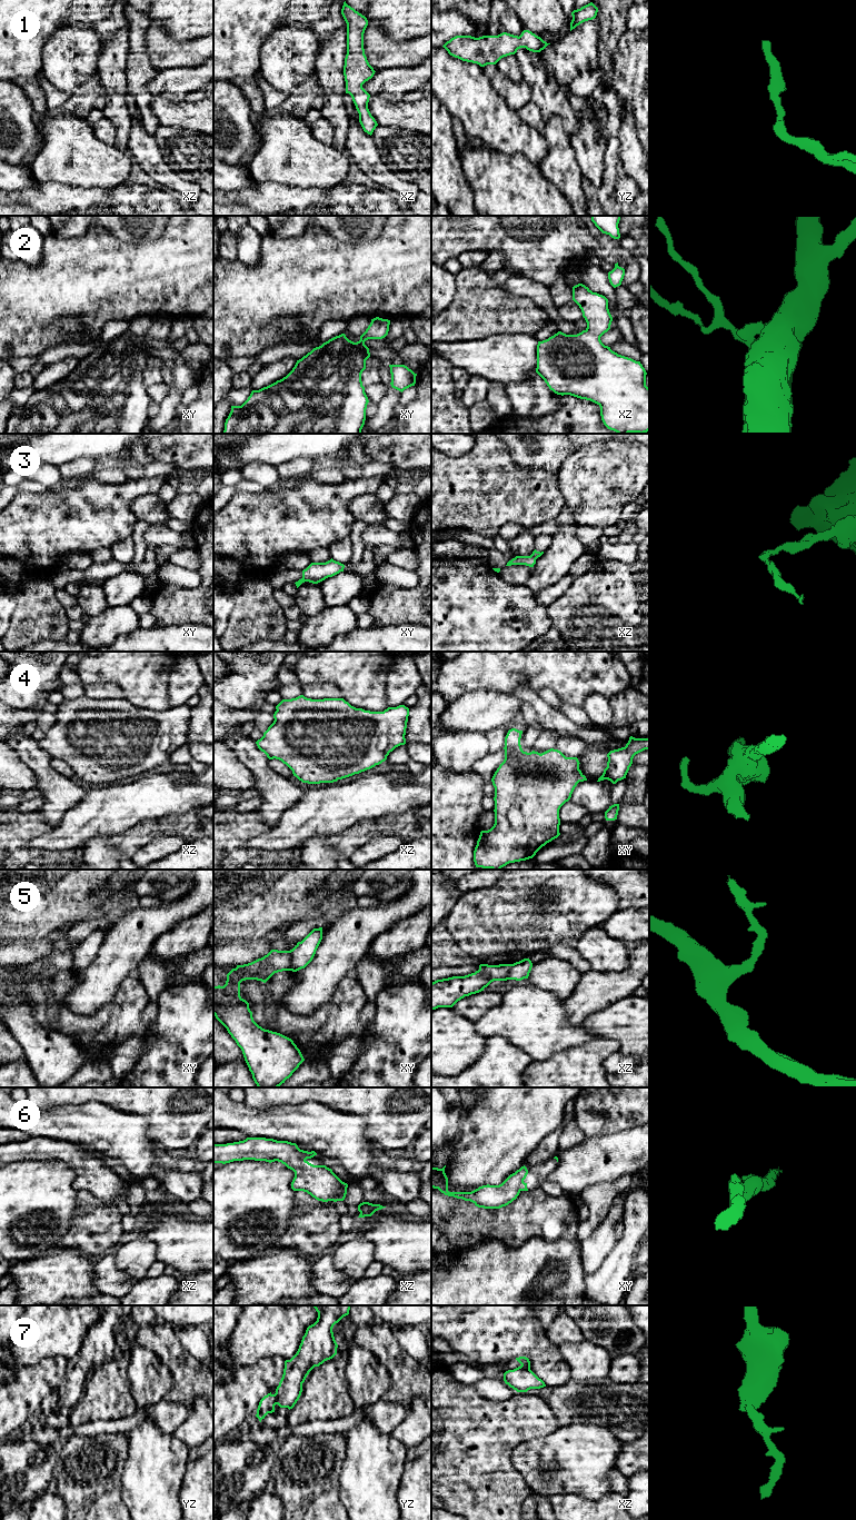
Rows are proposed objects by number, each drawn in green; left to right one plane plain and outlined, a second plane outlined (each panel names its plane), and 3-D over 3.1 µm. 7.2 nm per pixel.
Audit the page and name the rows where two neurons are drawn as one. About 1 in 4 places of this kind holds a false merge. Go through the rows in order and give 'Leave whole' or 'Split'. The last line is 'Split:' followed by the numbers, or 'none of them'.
1: Leave whole
2: Leave whole
3: Leave whole
4: Leave whole
5: Split
6: Leave whole
7: Split
Split: 5, 7

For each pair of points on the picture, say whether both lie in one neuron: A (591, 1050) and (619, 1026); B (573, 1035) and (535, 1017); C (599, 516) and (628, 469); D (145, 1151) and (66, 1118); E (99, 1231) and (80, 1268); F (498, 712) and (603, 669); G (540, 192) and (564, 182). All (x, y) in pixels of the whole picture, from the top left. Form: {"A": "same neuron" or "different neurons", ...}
{"A": "different neurons", "B": "same neuron", "C": "same neuron", "D": "same neuron", "E": "different neurons", "F": "different neurons", "G": "different neurons"}

